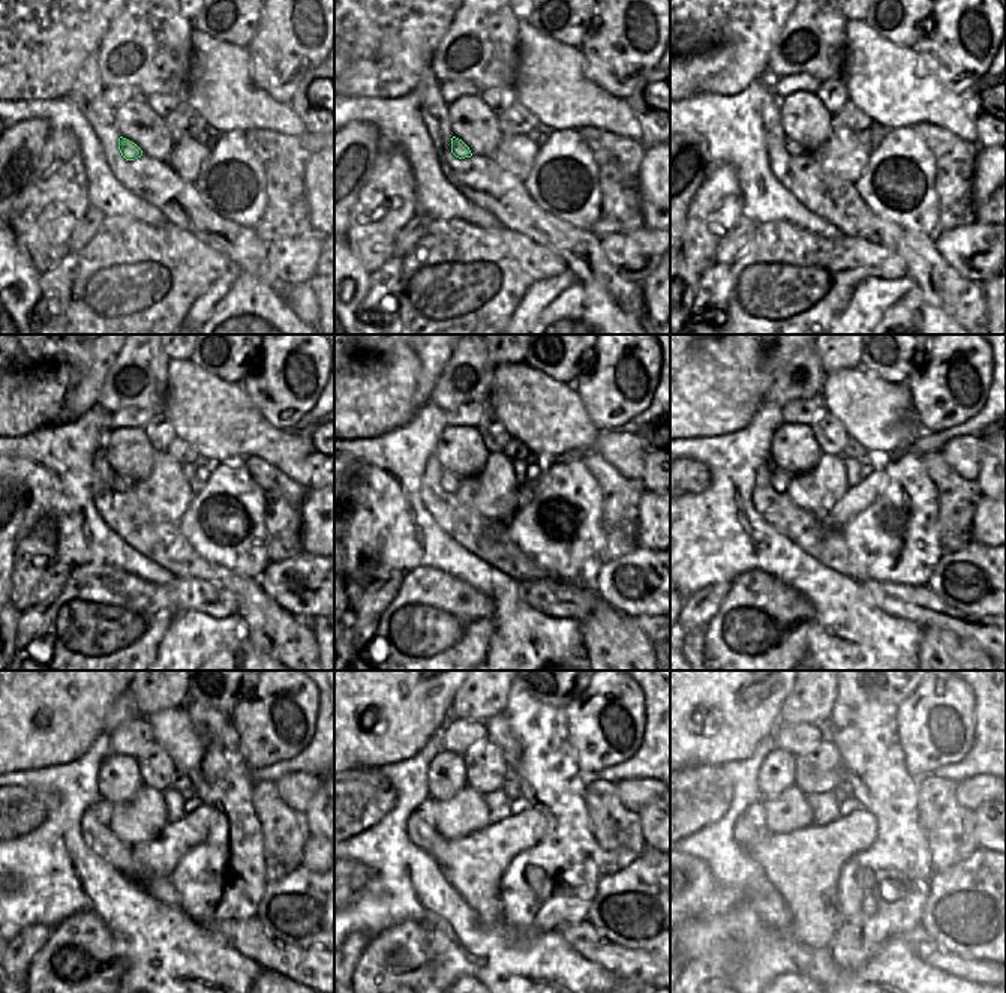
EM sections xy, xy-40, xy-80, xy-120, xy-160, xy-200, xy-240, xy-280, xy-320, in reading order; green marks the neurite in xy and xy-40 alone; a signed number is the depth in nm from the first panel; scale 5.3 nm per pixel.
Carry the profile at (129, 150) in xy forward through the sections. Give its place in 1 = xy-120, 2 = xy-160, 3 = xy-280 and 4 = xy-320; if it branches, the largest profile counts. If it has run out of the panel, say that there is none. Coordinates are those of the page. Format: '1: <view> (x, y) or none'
1: xy-120 (120, 485)
2: xy-160 (449, 482)
3: xy-280 (426, 809)
4: xy-320 (754, 813)

